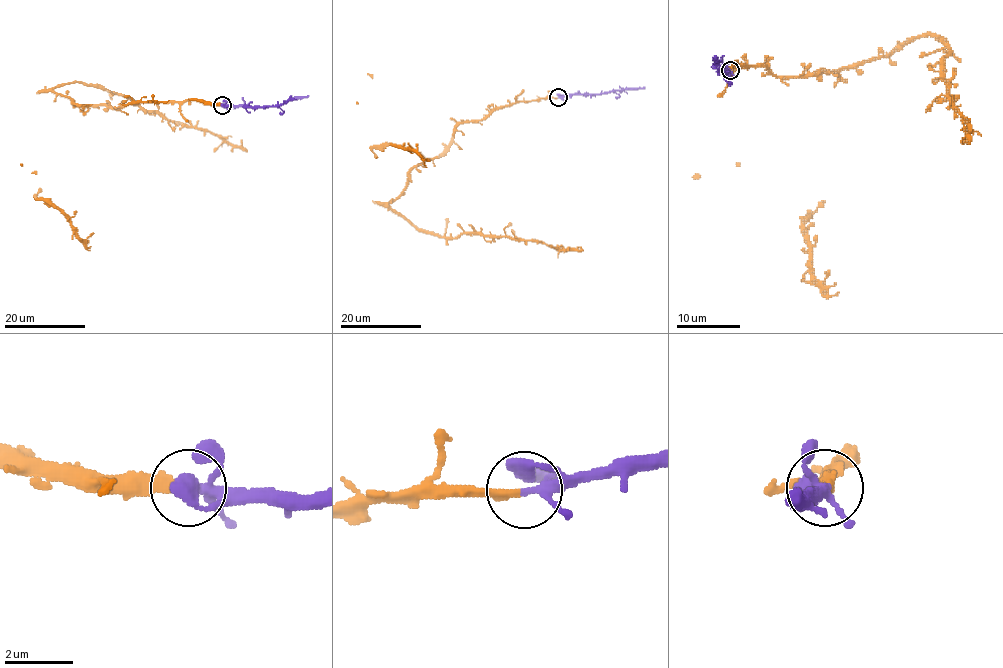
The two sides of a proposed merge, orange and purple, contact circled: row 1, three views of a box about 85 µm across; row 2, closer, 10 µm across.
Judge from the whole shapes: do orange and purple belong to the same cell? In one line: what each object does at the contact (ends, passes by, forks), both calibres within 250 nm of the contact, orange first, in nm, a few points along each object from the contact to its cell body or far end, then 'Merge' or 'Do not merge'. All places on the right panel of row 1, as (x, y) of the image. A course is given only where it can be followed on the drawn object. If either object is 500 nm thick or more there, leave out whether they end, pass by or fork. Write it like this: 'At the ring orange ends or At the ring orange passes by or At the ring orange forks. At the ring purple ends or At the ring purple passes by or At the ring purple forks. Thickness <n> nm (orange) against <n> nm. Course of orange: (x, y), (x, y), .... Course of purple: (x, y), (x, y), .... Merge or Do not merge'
At the ring orange ends. At the ring purple forks. Thickness 300 nm (orange) against 240 nm. Course of orange: (730, 70), (765, 65), (780, 76), (814, 76), (932, 35), (949, 49), (943, 76), (968, 126), (964, 142). Course of purple: (730, 70), (722, 73), (714, 55). Merge

